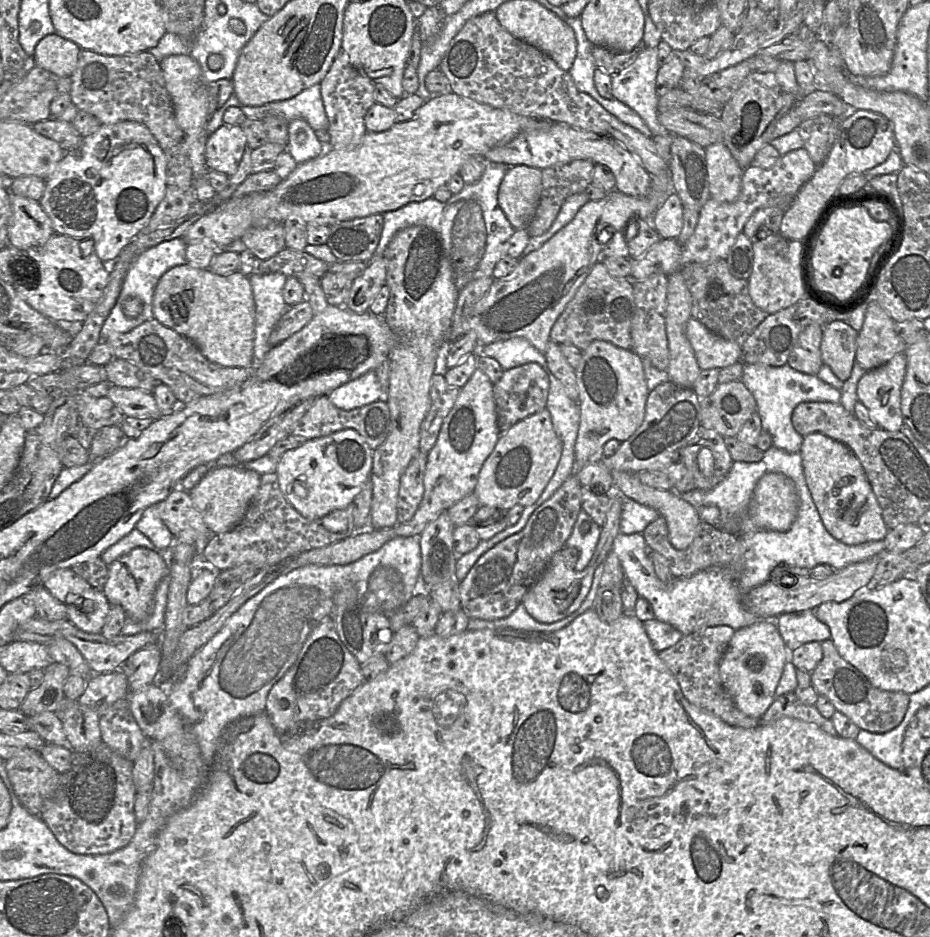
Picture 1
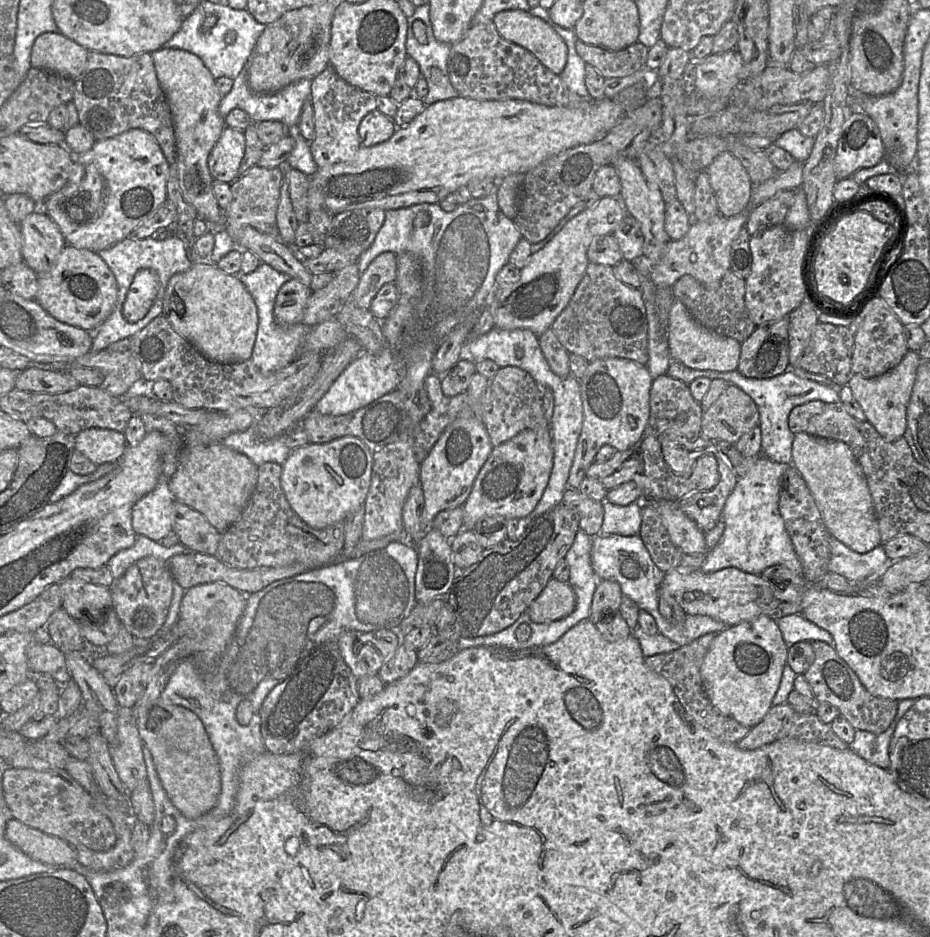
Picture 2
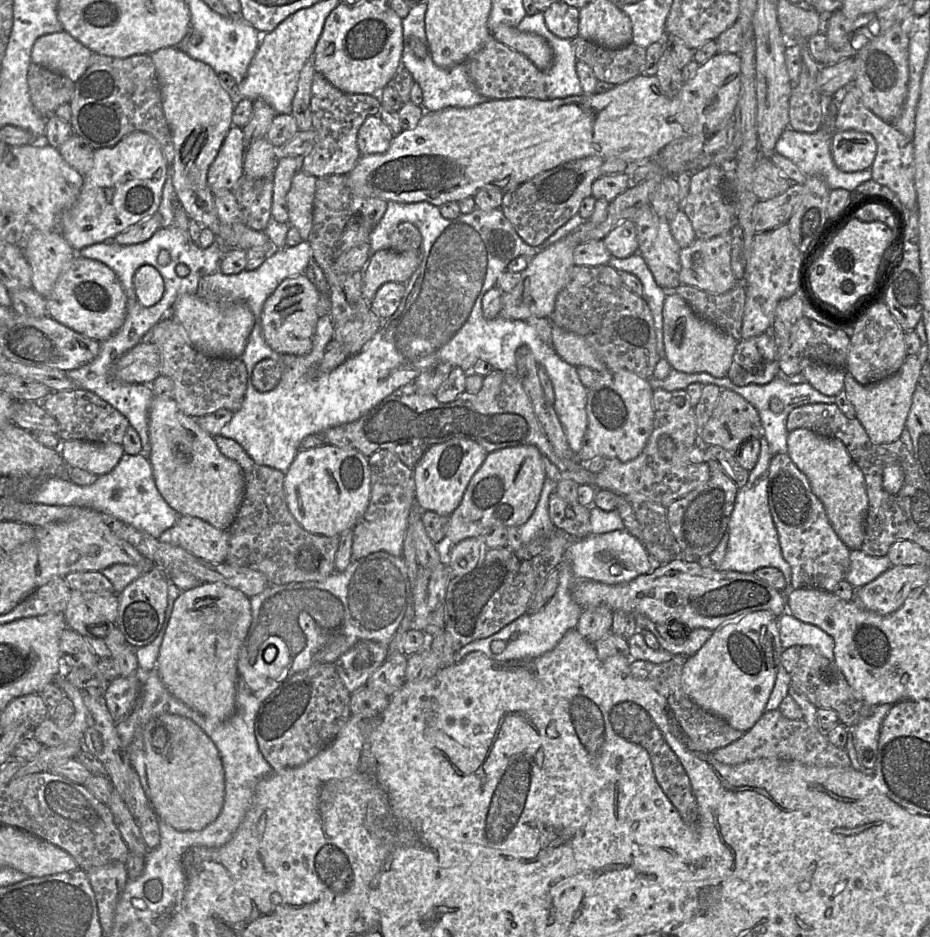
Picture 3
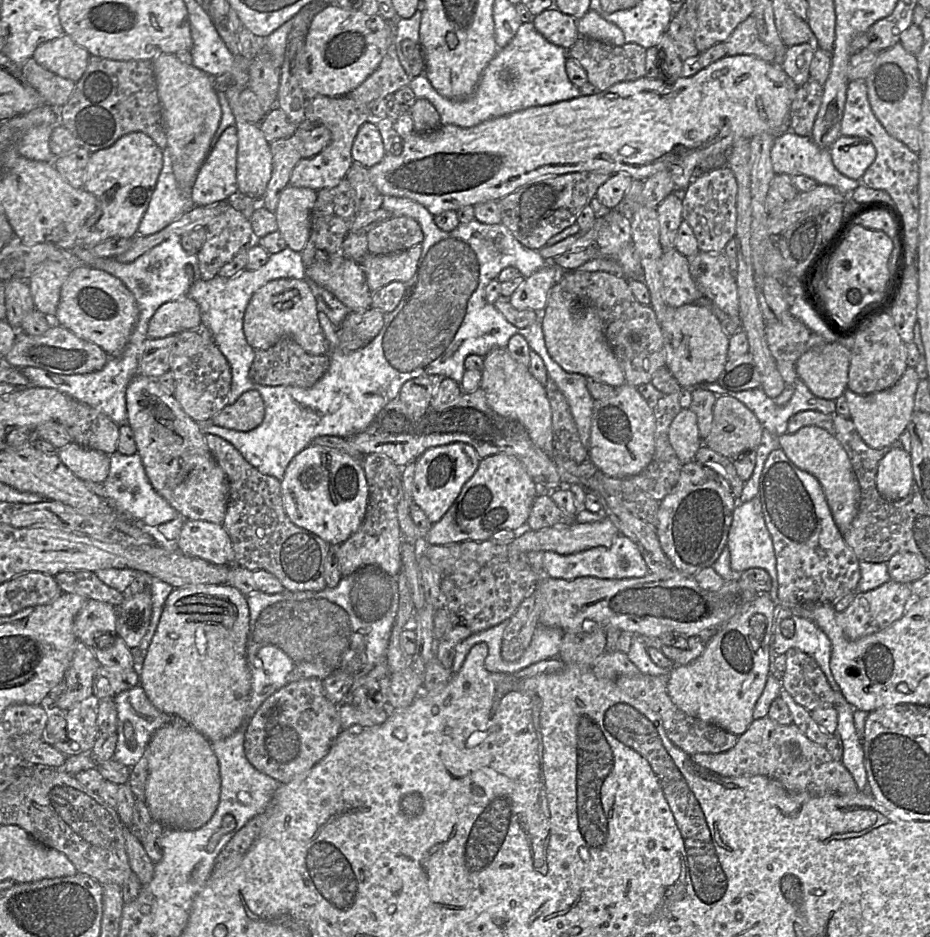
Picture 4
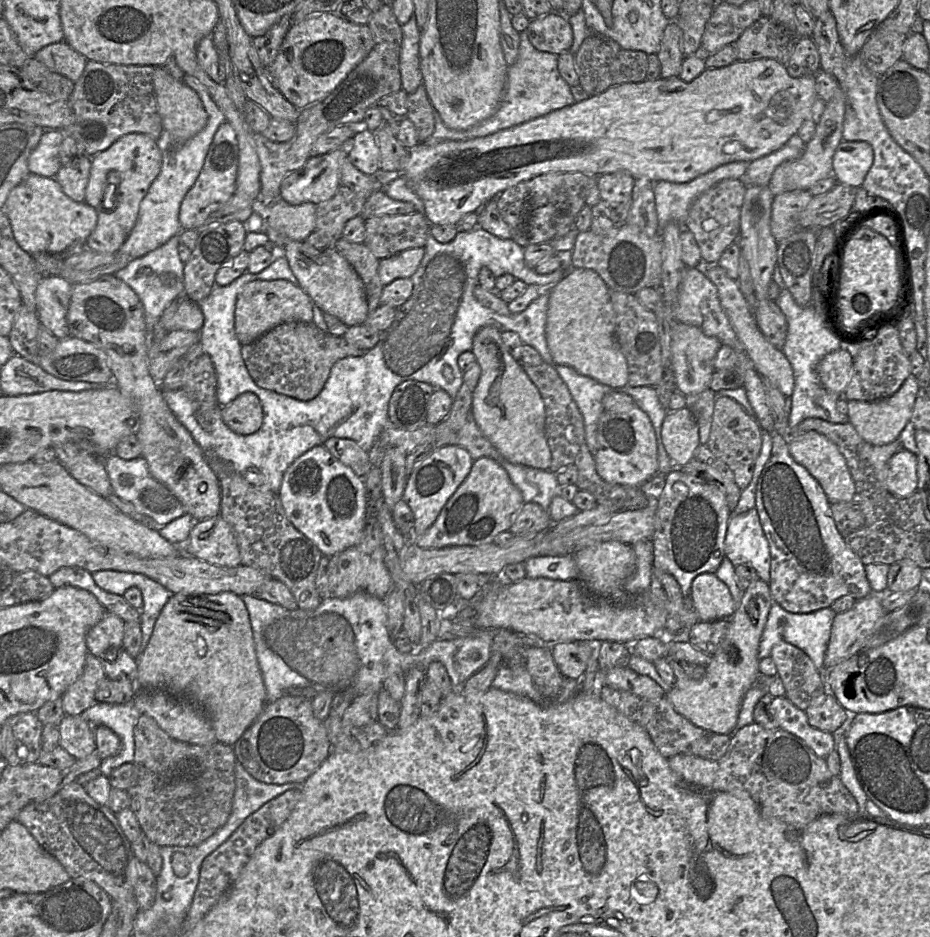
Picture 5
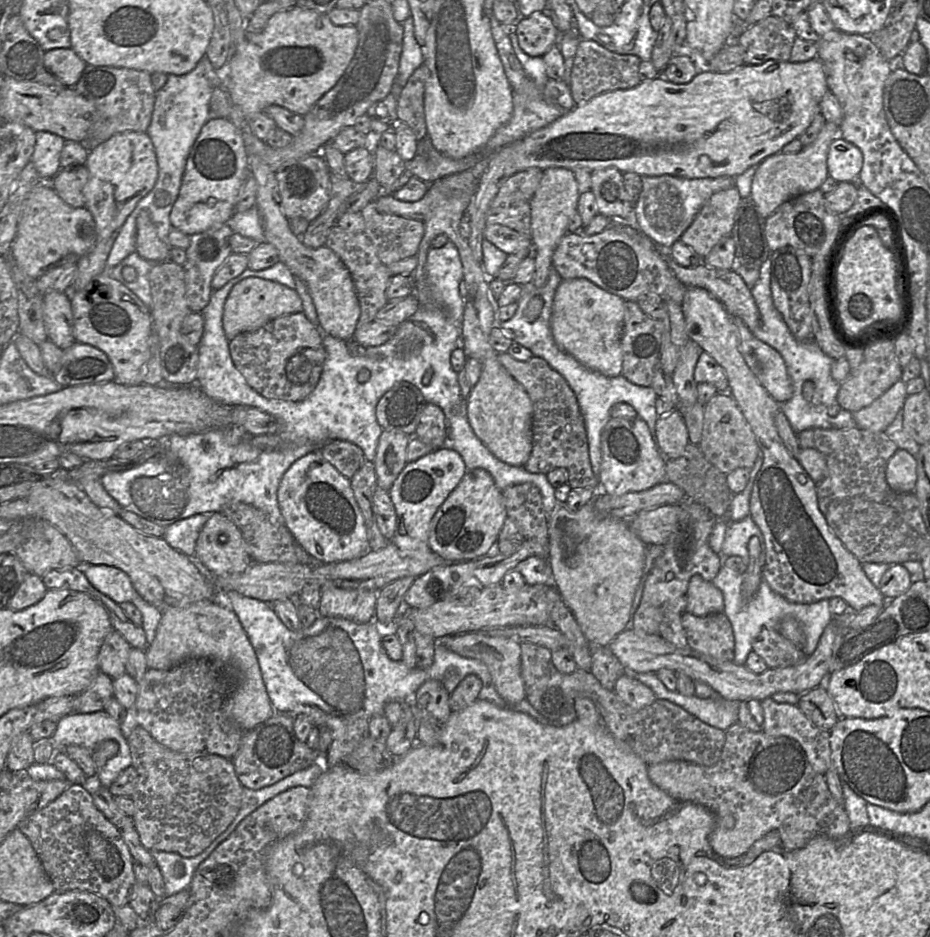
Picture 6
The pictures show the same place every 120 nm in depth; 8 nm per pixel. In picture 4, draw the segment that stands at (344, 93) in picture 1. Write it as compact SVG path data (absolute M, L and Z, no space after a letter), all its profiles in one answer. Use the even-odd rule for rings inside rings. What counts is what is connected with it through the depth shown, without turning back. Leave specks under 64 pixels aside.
M317 95L307 98L305 118L316 125L323 125L331 132L330 143L317 155L302 158L292 170L288 185L307 187L315 191L336 186L347 175L352 163L352 144L363 123L370 120L370 105L356 102L347 95L327 97Z

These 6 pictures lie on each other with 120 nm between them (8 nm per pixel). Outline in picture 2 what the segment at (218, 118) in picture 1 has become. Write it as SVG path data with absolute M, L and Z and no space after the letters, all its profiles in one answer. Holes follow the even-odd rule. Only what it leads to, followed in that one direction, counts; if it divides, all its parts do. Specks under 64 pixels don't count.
M248 68L241 70L234 79L233 87L220 101L218 111L224 118L232 109L240 108L250 117L252 123L261 121L279 121L288 128L298 128L300 114L304 102L311 97L312 80L302 79L290 83L281 90L272 94L258 94L253 92L248 85Z

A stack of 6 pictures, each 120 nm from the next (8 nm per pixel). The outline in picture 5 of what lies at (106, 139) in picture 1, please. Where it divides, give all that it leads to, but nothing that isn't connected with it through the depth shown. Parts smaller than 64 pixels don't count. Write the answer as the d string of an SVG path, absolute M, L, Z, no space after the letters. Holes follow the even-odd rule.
M133 132L121 136L106 150L91 158L88 183L84 202L98 212L97 223L88 237L84 248L106 254L116 254L132 231L138 217L140 203L147 194L152 182L158 176L162 164L161 151L157 141L150 136ZM115 171L121 177L121 183L111 198L104 197L107 187L107 174Z

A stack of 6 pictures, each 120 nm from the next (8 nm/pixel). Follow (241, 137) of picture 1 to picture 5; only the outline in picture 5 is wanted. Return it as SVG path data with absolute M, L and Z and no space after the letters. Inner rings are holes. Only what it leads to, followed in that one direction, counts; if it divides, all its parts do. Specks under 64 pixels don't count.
M227 121L217 129L192 188L185 195L179 210L182 230L200 230L207 218L225 205L236 192L239 147L236 132Z

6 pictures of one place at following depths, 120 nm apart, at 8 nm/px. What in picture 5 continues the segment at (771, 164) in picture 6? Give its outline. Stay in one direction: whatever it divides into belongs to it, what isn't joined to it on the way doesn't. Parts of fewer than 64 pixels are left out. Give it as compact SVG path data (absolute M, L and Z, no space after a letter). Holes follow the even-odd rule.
M838 87L833 97L825 103L824 112L816 126L813 138L806 144L802 156L780 164L772 174L768 188L774 196L794 190L809 190L815 183L833 173L833 156L843 133L845 95Z

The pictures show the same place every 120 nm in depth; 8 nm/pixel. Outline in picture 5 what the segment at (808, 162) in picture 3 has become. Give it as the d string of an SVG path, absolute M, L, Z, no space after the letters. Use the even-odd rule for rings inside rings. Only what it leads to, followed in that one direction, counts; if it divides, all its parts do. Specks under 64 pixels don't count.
M786 143L780 149L750 162L741 180L746 187L767 186L780 164L800 158L803 152L804 148L795 148Z

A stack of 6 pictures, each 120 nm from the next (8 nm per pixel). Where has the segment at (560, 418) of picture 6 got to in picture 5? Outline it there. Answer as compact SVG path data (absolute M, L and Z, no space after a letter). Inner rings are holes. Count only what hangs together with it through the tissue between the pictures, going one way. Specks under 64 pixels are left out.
M546 362L537 366L523 365L523 368L538 388L545 404L545 434L552 456L549 471L557 473L568 465L576 466L576 486L579 490L591 493L599 504L620 506L621 511L640 510L651 506L650 498L640 487L609 483L599 476L594 457L587 446L583 416L557 371Z

